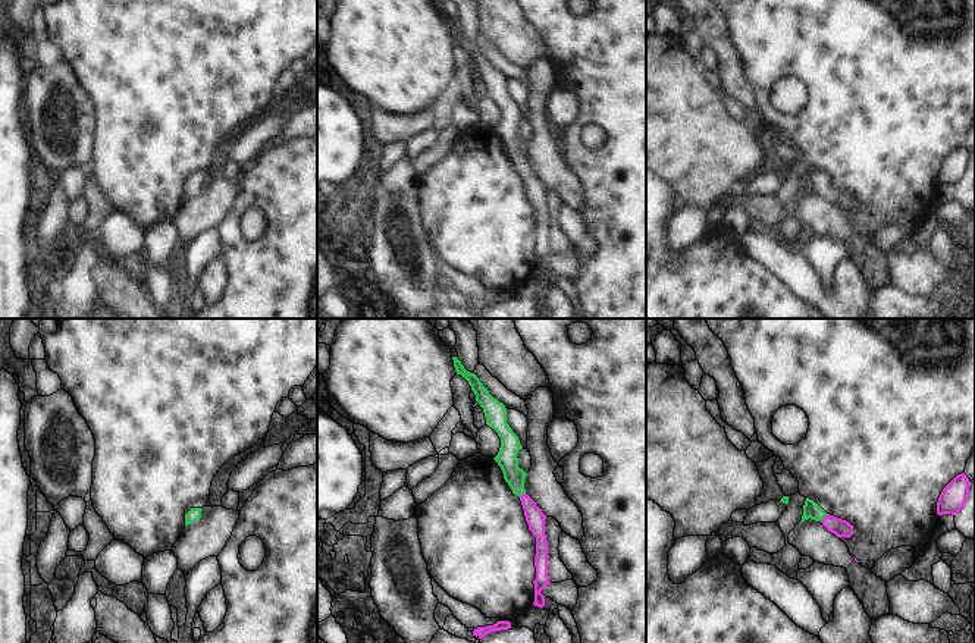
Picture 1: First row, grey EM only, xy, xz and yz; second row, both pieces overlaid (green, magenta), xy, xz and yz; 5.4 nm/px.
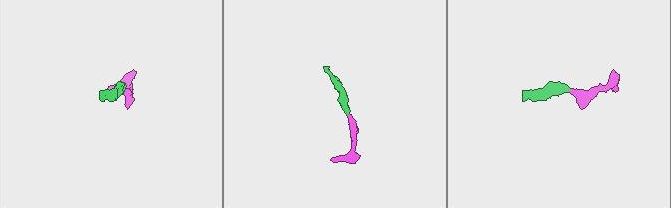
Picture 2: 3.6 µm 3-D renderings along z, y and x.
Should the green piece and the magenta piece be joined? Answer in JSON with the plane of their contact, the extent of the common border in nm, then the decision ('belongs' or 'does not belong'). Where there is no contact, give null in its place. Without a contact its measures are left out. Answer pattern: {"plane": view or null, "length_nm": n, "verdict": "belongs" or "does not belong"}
{"plane": "yz", "length_nm": 60, "verdict": "belongs"}

